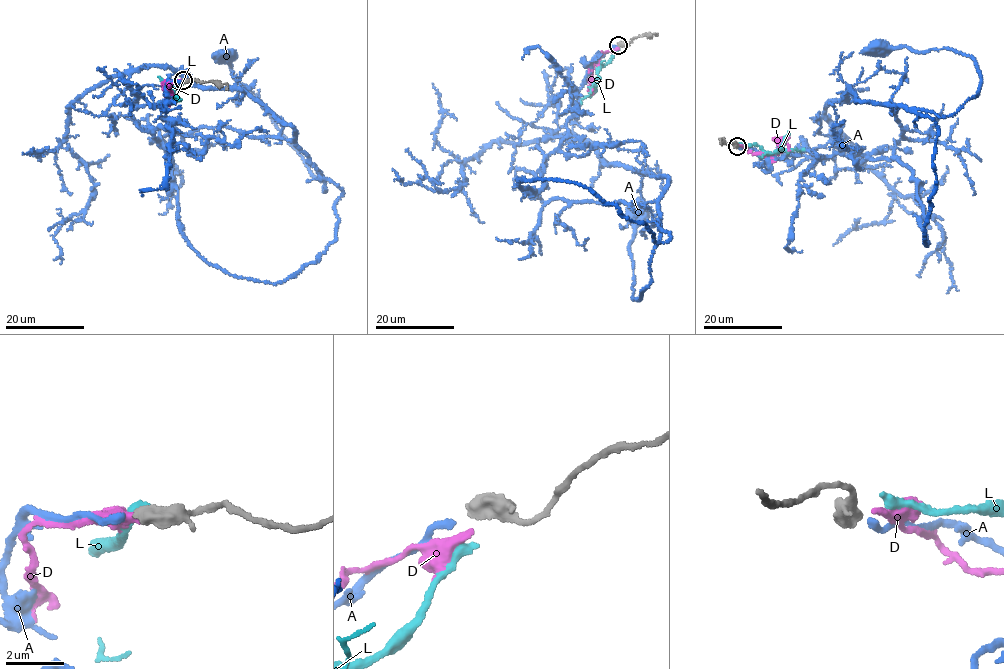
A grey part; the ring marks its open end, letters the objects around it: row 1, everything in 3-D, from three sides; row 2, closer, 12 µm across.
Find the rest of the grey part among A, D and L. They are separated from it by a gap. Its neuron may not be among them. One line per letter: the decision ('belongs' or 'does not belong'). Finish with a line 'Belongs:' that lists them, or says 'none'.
A: belongs
D: does not belong
L: does not belong
Belongs: A

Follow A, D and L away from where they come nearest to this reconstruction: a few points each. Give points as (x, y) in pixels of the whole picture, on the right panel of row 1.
A: (738, 146), (895, 158), (927, 245), (938, 130), (910, 109), (956, 111), (978, 92), (977, 65), (877, 47)
D: (740, 145), (753, 153), (773, 154), (776, 152), (779, 141), (785, 142), (789, 149)
L: (741, 145), (774, 152), (783, 147), (789, 131)

